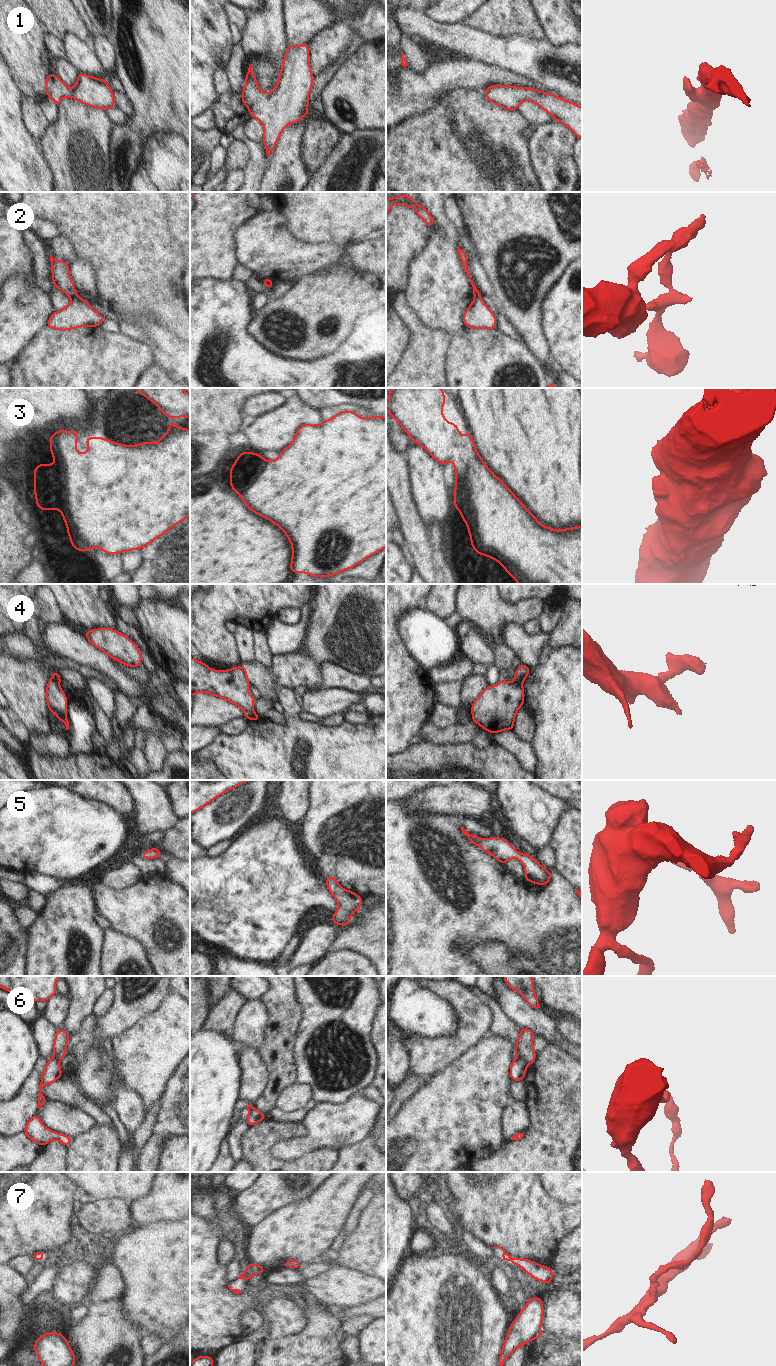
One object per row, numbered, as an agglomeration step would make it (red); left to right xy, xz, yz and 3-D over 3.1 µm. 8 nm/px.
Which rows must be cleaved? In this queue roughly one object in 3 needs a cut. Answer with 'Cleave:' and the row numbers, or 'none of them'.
Cleave: 2, 4, 6

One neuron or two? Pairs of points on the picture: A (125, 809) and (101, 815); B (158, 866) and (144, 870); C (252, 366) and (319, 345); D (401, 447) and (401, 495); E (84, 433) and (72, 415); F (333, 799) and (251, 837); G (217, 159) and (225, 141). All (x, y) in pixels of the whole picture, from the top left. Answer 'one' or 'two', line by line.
A: two
B: one
C: two
D: two
E: two
F: two
G: two

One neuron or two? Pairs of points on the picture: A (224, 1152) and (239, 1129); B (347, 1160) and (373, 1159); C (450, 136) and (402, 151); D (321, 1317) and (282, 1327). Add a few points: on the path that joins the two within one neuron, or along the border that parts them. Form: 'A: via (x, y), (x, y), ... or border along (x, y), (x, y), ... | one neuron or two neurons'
A: border along (225, 1140), (229, 1154), (234, 1161) | two neurons
B: via (353, 1160), (367, 1160) | one neuron
C: via (438, 148), (435, 151), (414, 151) | one neuron
D: border along (304, 1309), (305, 1327), (300, 1332), (288, 1336) | two neurons

